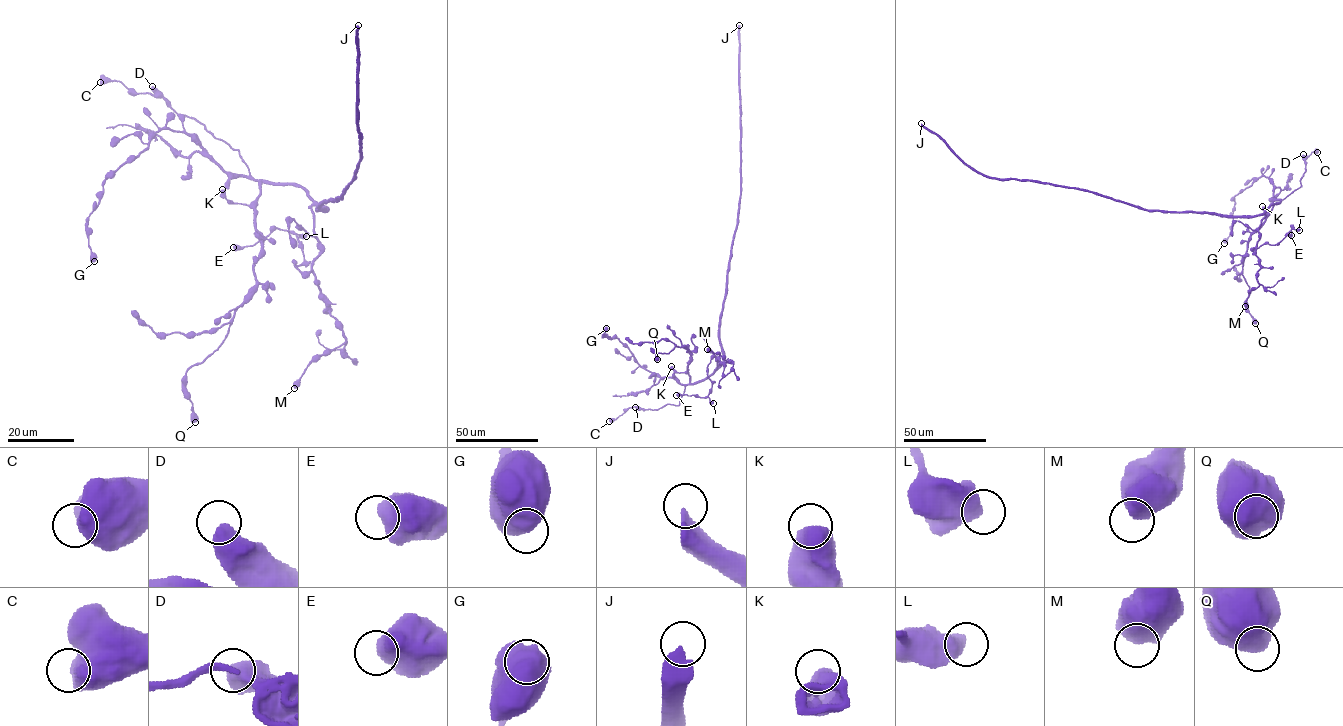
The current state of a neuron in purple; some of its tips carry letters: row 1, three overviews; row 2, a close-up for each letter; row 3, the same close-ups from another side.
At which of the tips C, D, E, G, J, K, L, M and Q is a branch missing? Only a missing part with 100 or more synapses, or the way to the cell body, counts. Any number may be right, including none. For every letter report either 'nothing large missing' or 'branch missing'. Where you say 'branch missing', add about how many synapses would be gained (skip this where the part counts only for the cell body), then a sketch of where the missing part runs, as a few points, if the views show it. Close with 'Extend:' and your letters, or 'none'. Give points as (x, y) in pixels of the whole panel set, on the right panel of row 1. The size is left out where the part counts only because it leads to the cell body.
C: nothing large missing
D: nothing large missing
E: nothing large missing
G: nothing large missing
J: branch missing; about 3000 synapses
K: nothing large missing
L: nothing large missing
M: nothing large missing
Q: nothing large missing
Extend: J

